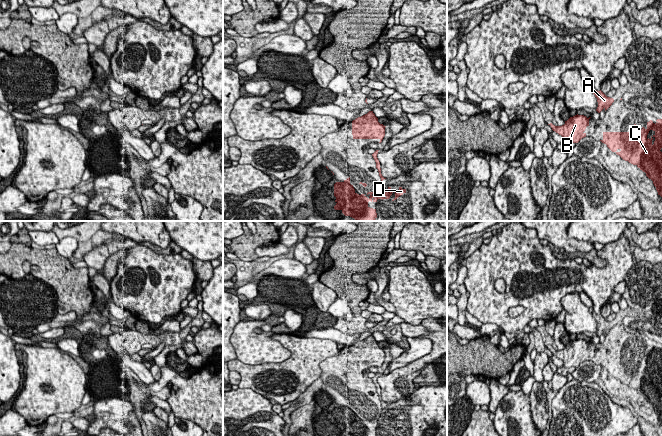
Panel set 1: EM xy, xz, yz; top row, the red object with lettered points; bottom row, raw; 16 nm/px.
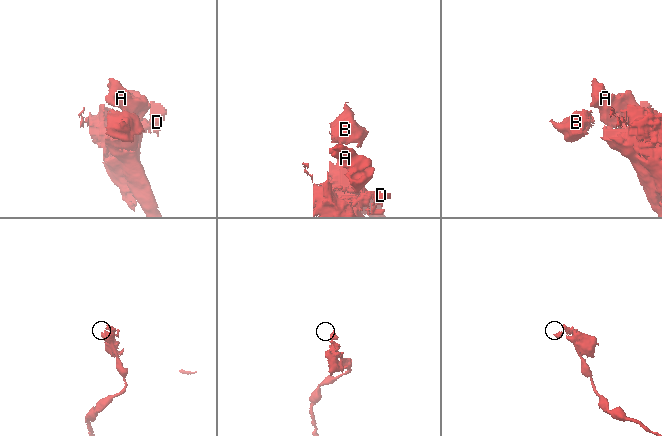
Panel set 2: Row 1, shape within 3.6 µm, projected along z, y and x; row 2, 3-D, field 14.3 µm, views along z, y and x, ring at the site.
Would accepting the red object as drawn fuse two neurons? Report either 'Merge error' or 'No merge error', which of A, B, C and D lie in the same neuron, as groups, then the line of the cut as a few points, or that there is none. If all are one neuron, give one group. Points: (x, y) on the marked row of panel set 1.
No merge error. Groups: A B C D. No split

